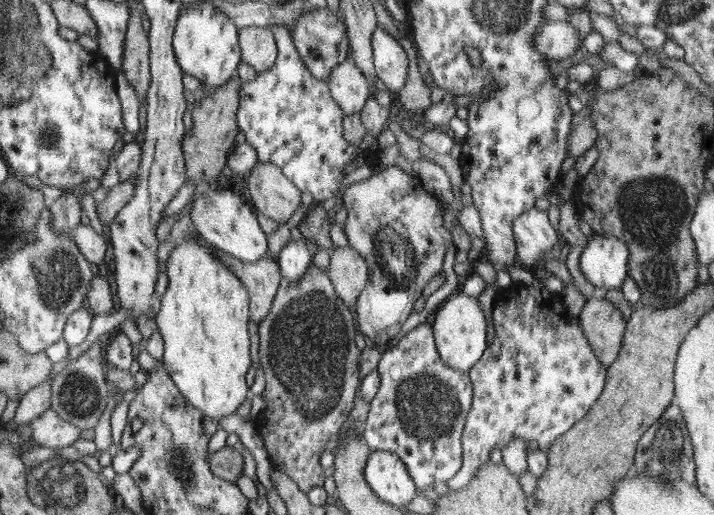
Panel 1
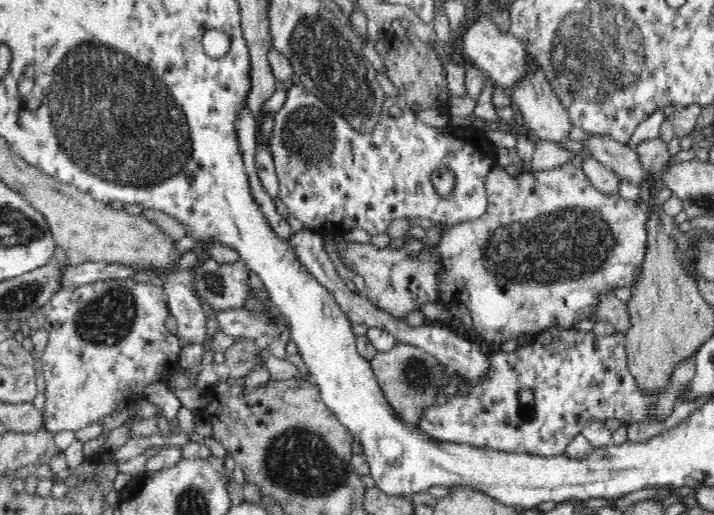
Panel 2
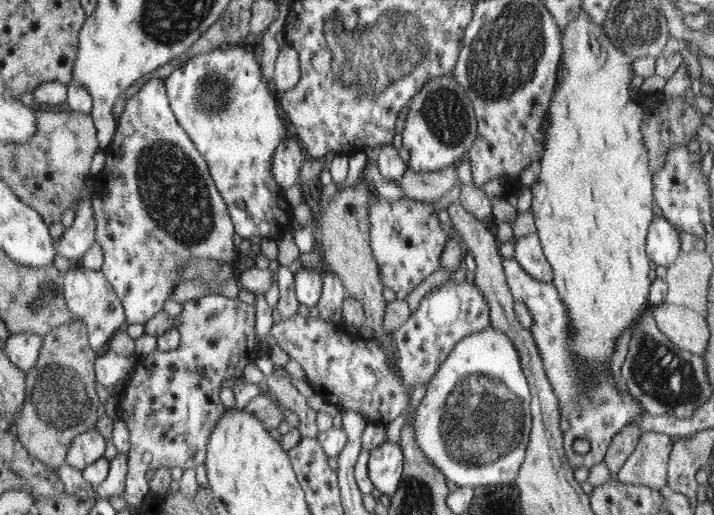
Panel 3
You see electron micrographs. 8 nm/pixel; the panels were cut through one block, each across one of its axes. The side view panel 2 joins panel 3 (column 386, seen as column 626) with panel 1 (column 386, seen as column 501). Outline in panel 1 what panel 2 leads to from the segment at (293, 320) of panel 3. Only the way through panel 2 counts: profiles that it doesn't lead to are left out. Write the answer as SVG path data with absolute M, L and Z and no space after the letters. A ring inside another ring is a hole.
M431 319L418 324L399 340L398 345L384 351L376 369L380 374L381 384L369 403L370 411L362 436L372 451L392 452L402 458L420 492L433 495L435 482L440 482L445 488L445 484L455 478L456 473L463 467L462 437L474 399L470 377L467 373L453 369L439 355ZM390 416L398 416L403 425L390 426Z

